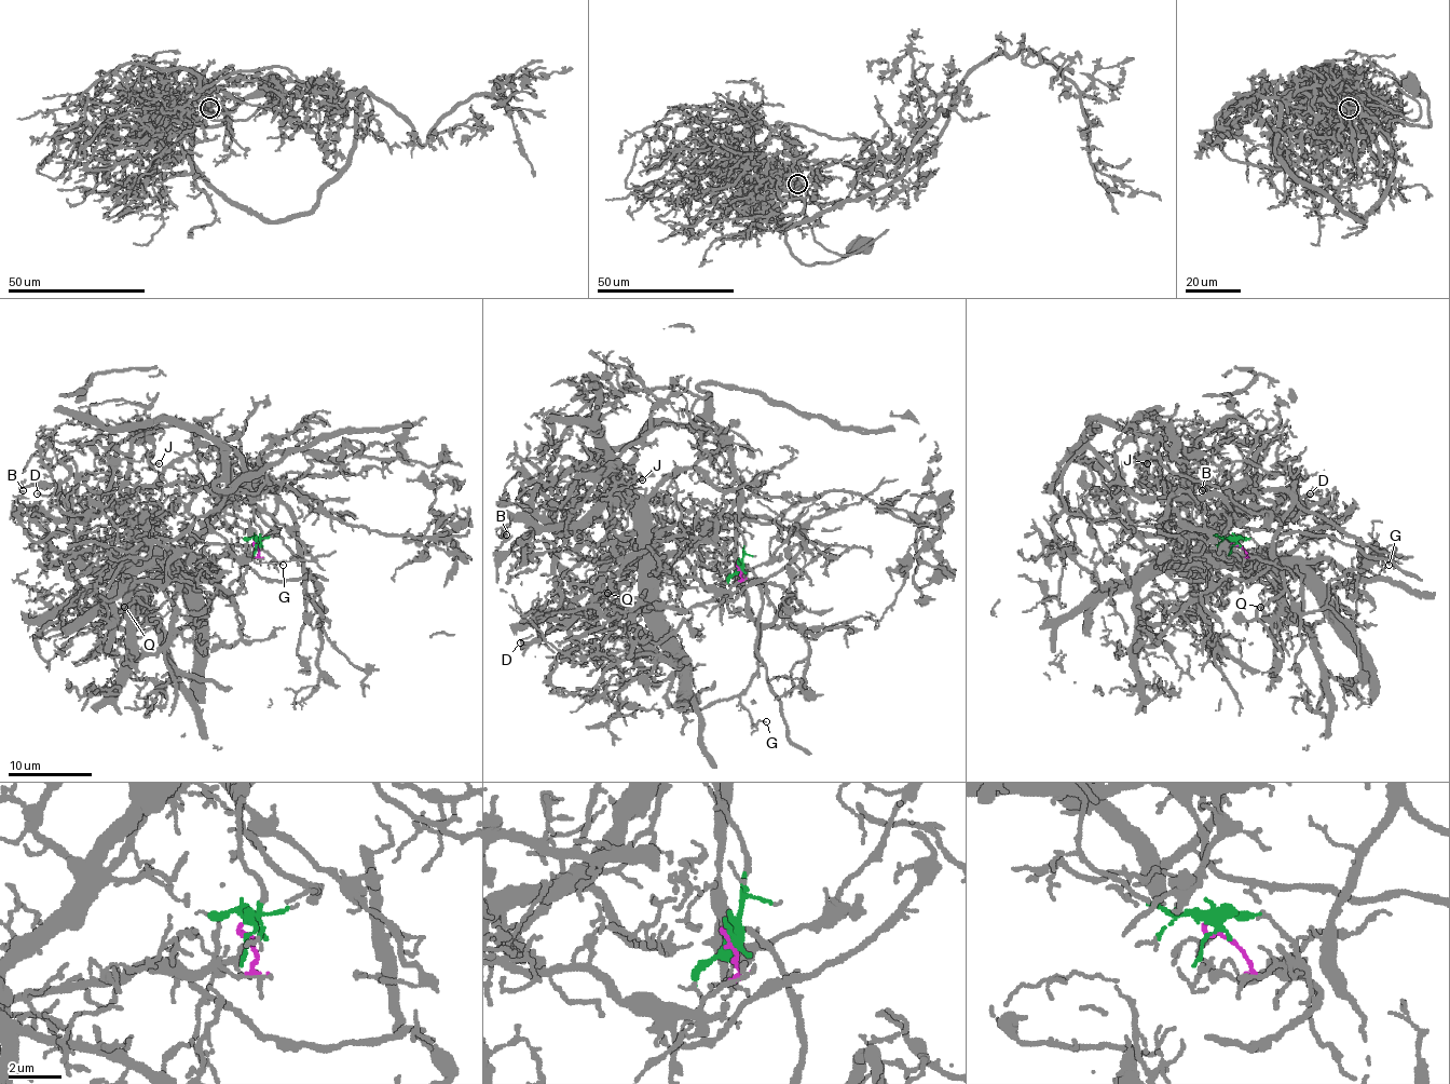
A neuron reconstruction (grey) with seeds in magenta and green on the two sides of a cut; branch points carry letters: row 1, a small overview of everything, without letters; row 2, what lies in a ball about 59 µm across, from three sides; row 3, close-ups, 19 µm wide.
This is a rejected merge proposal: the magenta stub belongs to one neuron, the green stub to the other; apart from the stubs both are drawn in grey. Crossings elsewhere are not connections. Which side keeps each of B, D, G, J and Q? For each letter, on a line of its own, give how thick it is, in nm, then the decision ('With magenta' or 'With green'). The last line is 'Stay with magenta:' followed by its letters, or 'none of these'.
B: Thickness 110 nm. With magenta
D: Thickness 130 nm. With magenta
G: Thickness 100 nm. With green
J: Thickness 70 nm. With magenta
Q: Thickness 100 nm. With magenta
Stay with magenta: B, D, J, Q

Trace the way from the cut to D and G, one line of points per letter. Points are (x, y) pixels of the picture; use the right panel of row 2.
D: (1232, 544), (1258, 556), (1241, 565), (1205, 556), (1201, 546), (1236, 510), (1274, 510), (1285, 518), (1311, 493)
G: (1232, 544), (1192, 518), (1197, 500), (1287, 491), (1307, 510), (1323, 514), (1364, 544), (1391, 554), (1389, 565)

